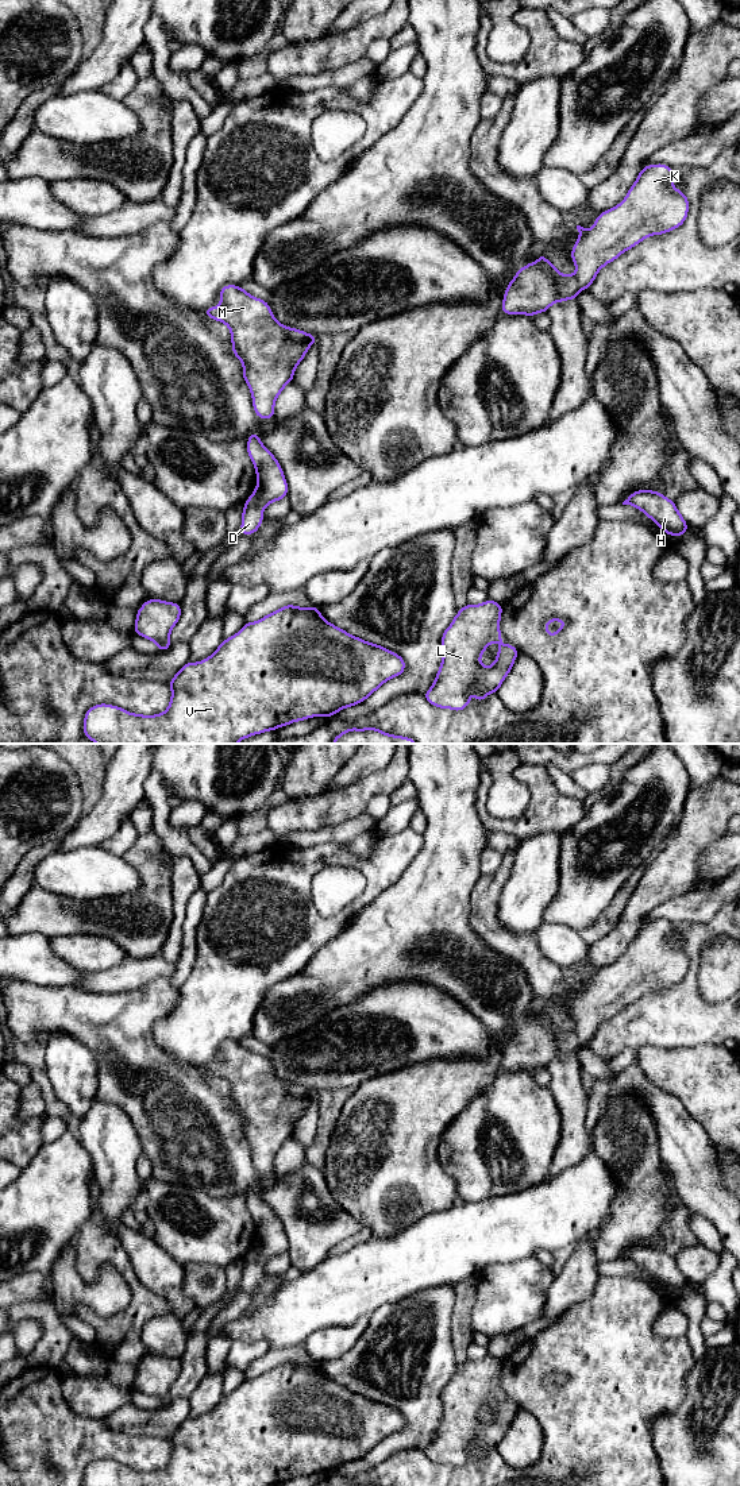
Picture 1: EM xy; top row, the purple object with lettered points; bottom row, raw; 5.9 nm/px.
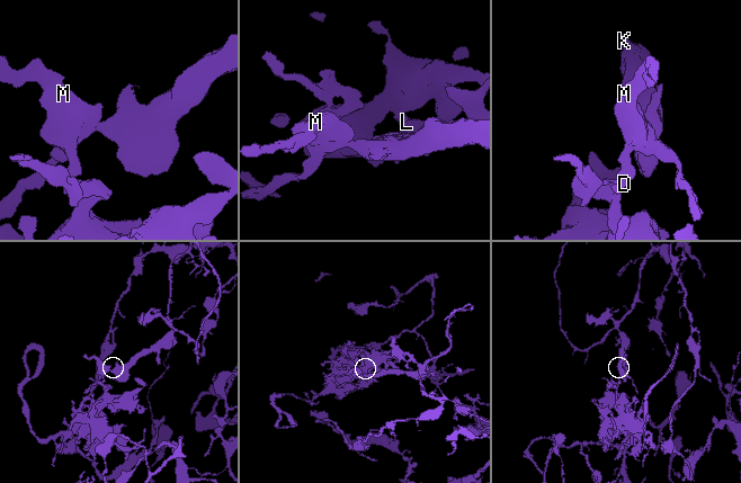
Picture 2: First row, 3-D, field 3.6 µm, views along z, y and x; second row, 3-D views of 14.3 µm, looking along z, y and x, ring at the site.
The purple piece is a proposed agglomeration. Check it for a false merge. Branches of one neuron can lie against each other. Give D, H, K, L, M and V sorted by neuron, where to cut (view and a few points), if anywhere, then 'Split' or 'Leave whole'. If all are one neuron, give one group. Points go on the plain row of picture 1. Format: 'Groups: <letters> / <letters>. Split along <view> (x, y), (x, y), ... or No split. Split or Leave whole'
Groups: D H L V / K M. Split along xy (258, 1239), (261, 1247), (249, 1259), (262, 1266). Split

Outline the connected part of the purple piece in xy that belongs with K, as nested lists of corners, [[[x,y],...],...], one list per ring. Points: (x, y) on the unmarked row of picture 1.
[[[647,920],[637,930],[636,938],[628,946],[625,954],[616,962],[601,968],[593,979],[593,984],[586,987],[577,981],[581,992],[571,1004],[573,1019],[577,1026],[573,1031],[564,1031],[552,1022],[543,1010],[537,1018],[531,1018],[519,1024],[504,1049],[501,1065],[505,1070],[546,1069],[554,1058],[575,1055],[581,1046],[590,1045],[598,1027],[617,1015],[623,1008],[631,1006],[651,991],[663,991],[681,983],[689,969],[689,954],[681,945],[674,945],[671,939],[679,935],[667,920]]]

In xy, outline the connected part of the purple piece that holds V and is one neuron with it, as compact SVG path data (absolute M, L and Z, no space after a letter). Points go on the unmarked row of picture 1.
M315 1362L284 1363L257 1378L246 1378L219 1404L199 1419L188 1417L167 1439L171 1455L165 1468L132 1470L119 1462L95 1460L85 1468L84 1486L275 1486L289 1479L315 1473L332 1473L338 1467L362 1459L385 1437L405 1428L404 1414L358 1394L323 1374Z

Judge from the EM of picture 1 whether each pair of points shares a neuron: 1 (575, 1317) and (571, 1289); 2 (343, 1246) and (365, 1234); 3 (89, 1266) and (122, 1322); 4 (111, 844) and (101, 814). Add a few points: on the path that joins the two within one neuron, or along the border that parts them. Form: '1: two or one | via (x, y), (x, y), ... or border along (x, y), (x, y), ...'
1: two | border along (597, 1282), (588, 1297), (574, 1303), (561, 1315)
2: one | via (349, 1243), (359, 1238)
3: one | via (111, 1258), (127, 1272), (137, 1288), (137, 1300)
4: two | border along (128, 814), (119, 828), (100, 845)

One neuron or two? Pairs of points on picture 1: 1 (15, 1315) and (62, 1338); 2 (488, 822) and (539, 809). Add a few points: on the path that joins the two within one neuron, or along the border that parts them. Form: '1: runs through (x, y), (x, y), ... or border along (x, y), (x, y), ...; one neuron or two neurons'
1: runs through (27, 1313), (38, 1313), (50, 1326); one neuron
2: runs through (501, 825), (525, 825), (528, 822); one neuron

